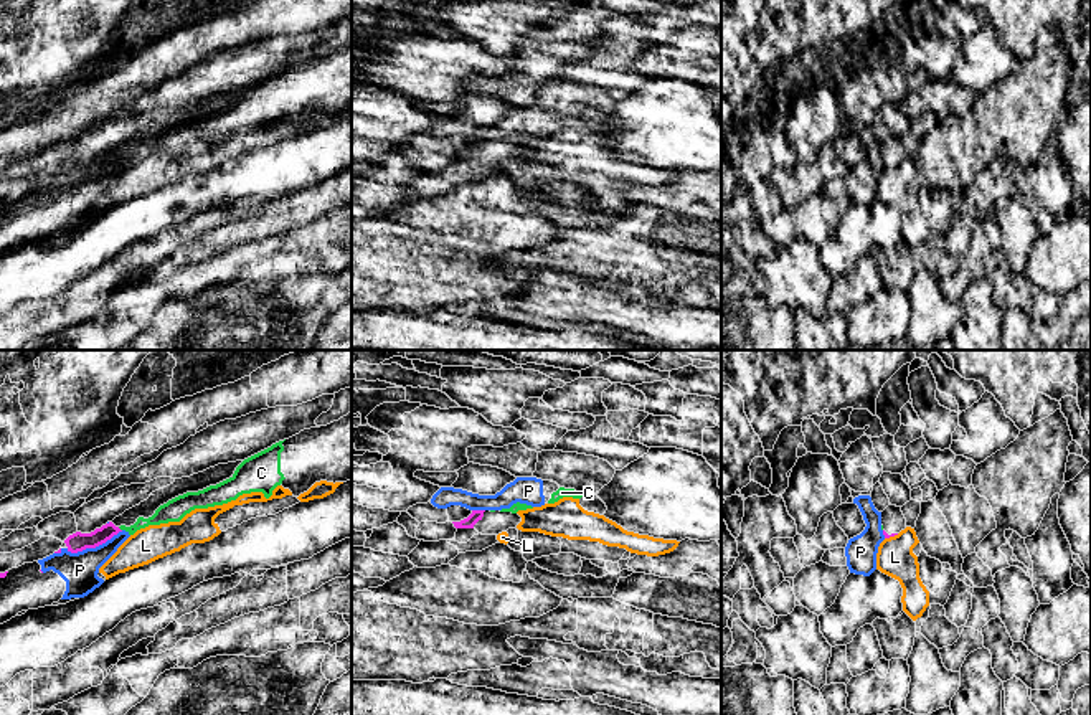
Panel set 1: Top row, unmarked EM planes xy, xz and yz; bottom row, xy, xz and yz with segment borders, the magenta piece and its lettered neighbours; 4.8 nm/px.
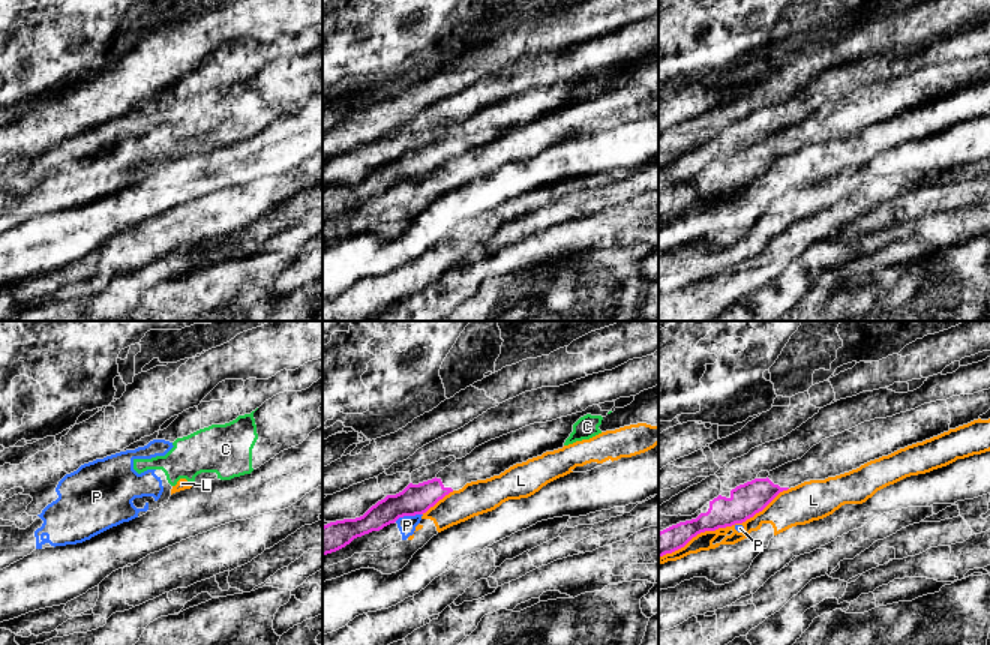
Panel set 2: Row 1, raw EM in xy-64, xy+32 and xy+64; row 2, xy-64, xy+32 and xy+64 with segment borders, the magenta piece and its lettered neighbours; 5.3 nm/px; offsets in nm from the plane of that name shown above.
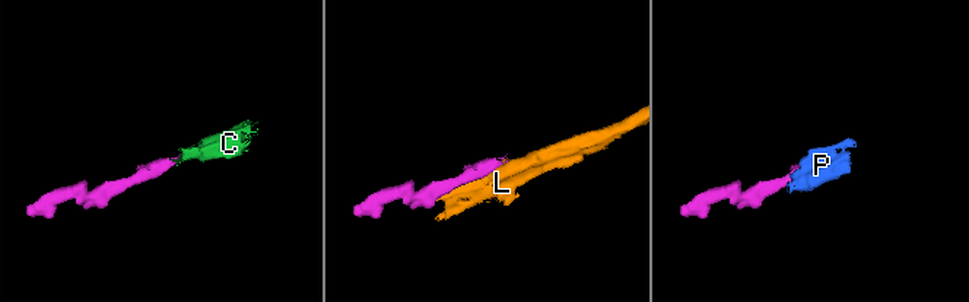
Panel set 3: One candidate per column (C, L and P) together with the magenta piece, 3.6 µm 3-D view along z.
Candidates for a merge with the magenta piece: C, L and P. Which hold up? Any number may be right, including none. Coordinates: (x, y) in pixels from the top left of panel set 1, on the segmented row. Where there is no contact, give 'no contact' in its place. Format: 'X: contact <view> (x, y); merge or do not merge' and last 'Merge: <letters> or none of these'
C: contact xy (119, 529); do not merge
L: contact yz (892, 535); do not merge
P: contact xy (94, 547); do not merge
Merge: none of these

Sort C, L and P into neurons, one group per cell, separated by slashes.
C P / L

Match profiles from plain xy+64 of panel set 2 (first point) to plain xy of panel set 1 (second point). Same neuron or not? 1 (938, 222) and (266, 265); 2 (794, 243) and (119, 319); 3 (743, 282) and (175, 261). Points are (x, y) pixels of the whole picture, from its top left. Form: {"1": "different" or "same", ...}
{"1": "same", "2": "different", "3": "different"}

